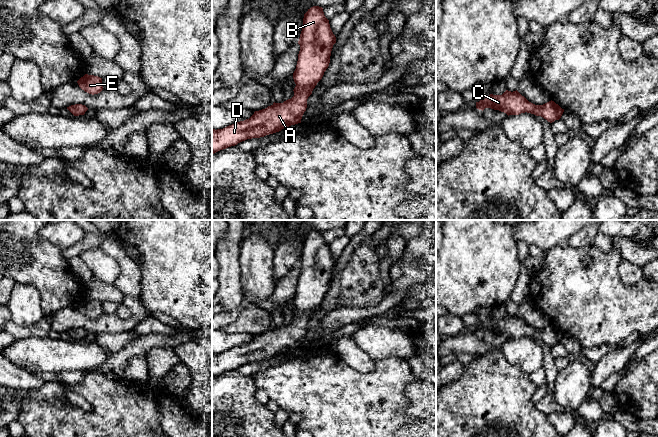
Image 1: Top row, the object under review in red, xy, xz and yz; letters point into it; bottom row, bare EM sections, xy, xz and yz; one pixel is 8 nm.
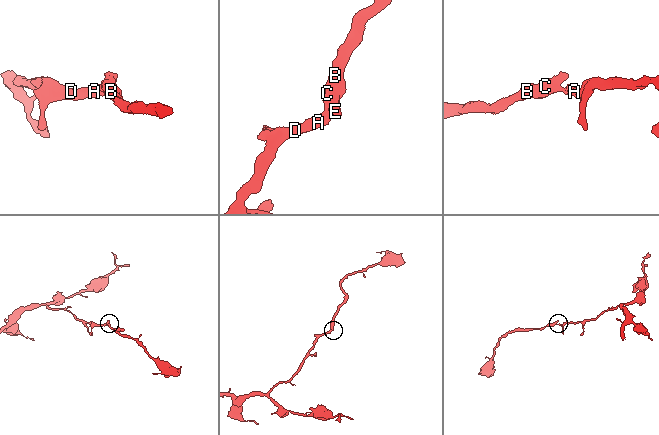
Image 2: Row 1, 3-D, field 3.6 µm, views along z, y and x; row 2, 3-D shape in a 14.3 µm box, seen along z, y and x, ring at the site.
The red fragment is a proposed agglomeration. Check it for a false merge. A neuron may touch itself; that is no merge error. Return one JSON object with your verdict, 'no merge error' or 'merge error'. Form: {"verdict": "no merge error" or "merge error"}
{"verdict": "no merge error"}

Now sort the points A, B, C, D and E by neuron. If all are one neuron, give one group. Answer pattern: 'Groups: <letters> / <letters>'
Groups: A B C D E

